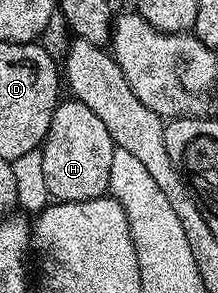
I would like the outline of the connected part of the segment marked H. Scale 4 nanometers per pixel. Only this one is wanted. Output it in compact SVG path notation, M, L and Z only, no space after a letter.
M73 99L59 100L56 111L52 115L52 123L48 127L48 135L42 142L42 175L41 184L51 193L55 202L59 201L91 201L97 197L107 196L110 188L110 168L112 155L116 148L112 135L108 135L108 127L84 103Z

